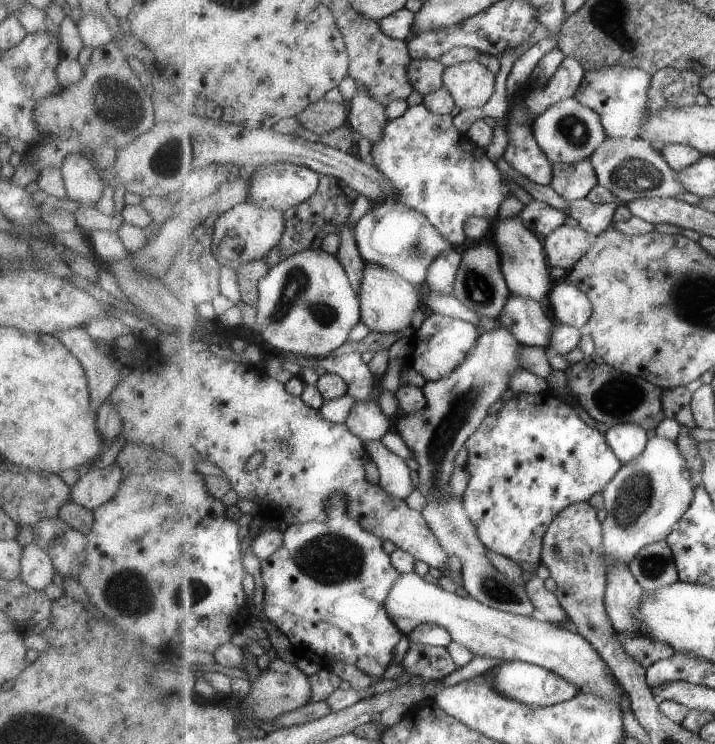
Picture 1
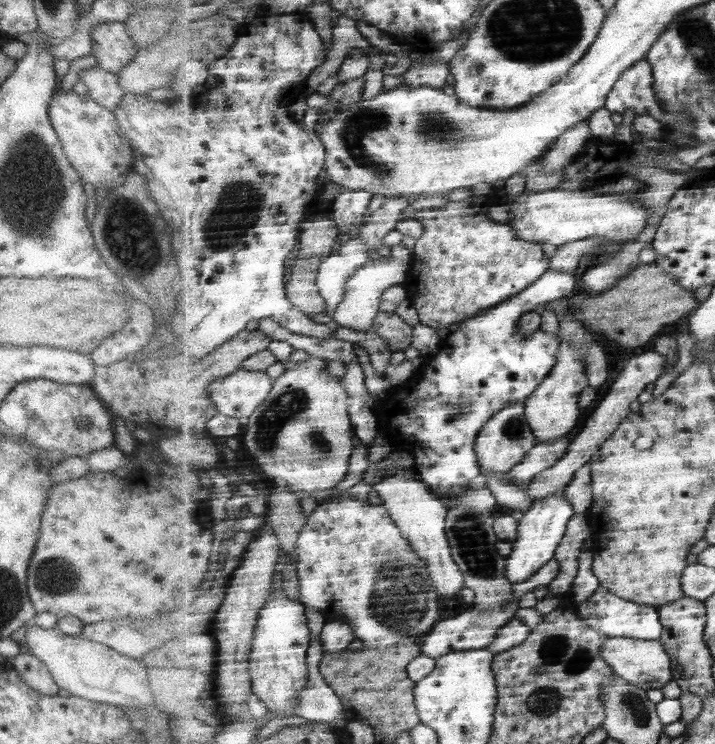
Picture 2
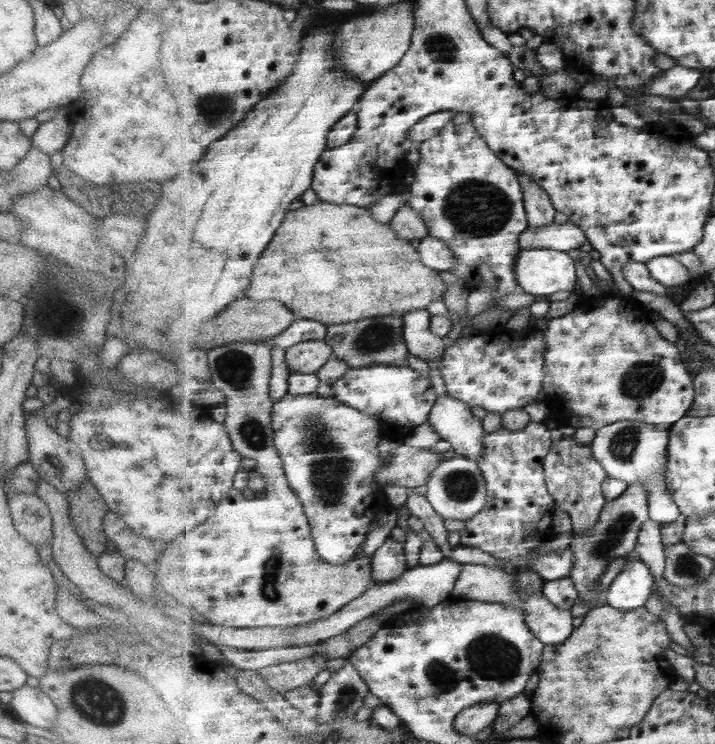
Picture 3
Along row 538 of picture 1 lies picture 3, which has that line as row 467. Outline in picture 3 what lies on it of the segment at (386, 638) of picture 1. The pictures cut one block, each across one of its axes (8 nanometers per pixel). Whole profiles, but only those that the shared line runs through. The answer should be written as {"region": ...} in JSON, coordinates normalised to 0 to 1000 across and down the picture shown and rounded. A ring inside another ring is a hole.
{"region":[[[403,527],[385,542],[382,546],[380,571],[385,578],[386,601],[392,608],[393,616],[397,621],[399,634],[406,653],[414,665],[421,671],[427,680],[427,691],[431,692],[434,706],[436,707],[436,719],[442,728],[442,737],[446,746],[449,746],[457,755],[464,759],[481,759],[484,755],[497,753],[498,749],[508,741],[510,728],[513,728],[516,716],[524,710],[524,706],[531,700],[531,691],[548,685],[548,679],[538,669],[536,657],[526,647],[526,636],[534,626],[533,608],[530,608],[530,597],[540,586],[540,574],[526,562],[510,556],[509,552],[499,551],[498,547],[485,546],[480,540],[474,540],[467,534],[449,534],[446,528],[428,530],[420,532],[410,532]]]}

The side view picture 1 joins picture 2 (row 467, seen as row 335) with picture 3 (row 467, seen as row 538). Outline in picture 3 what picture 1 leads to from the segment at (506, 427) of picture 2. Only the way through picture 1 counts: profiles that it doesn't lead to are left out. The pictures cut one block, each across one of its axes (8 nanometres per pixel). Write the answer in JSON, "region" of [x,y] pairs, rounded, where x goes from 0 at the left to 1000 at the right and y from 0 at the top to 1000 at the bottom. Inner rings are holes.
{"region":[[[634,608],[601,638],[596,651],[599,655],[596,668],[620,696],[650,700],[664,696],[681,680],[684,672],[681,649],[669,620]]]}

